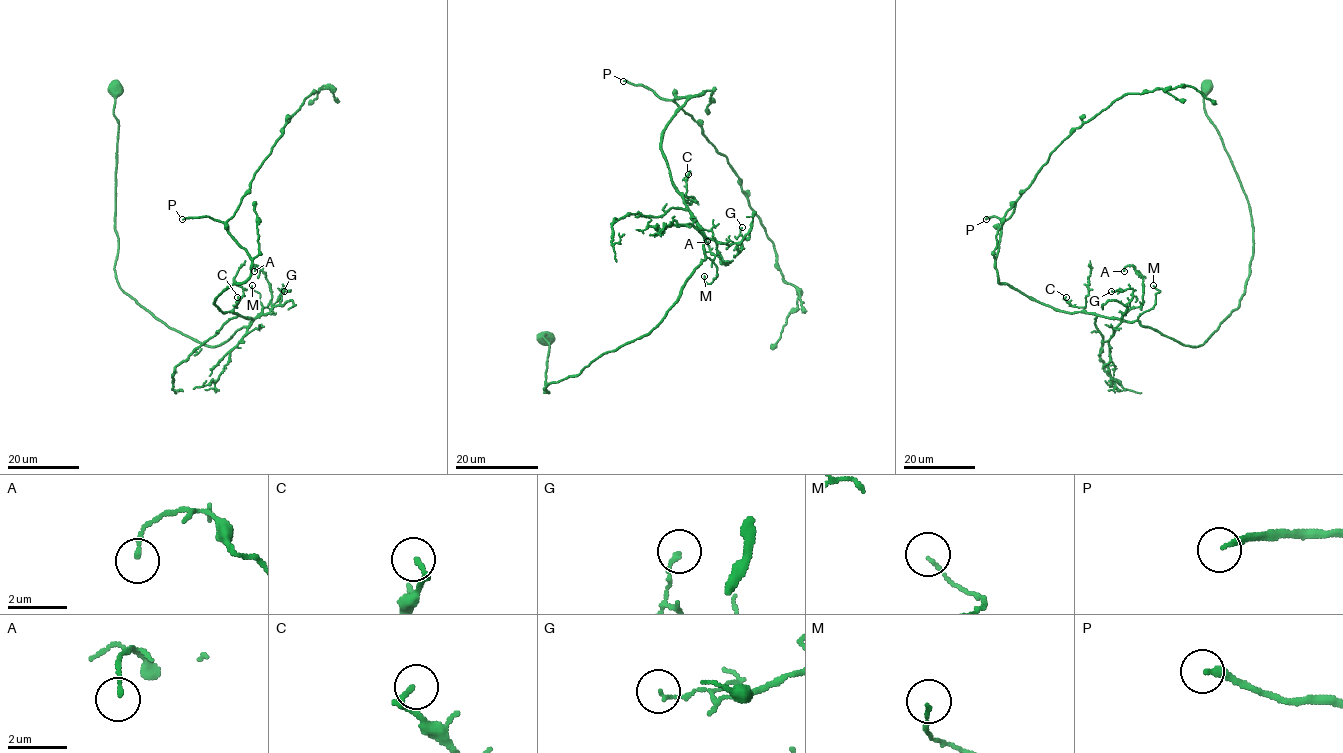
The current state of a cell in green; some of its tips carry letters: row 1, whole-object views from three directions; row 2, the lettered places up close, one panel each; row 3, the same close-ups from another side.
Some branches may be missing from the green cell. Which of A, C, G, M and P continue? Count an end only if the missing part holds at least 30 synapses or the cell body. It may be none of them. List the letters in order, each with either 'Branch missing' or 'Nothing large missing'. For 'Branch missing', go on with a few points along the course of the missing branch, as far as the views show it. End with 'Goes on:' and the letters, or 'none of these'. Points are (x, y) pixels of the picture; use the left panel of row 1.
A: Nothing large missing
C: Nothing large missing
G: Nothing large missing
M: Nothing large missing
P: Branch missing
Goes on: P

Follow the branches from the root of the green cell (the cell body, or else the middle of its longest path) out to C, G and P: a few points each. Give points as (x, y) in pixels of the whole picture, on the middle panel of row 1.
C: (546, 338), (549, 392), (550, 384), (577, 375), (659, 323), (705, 258), (702, 228), (682, 196), (688, 174)
G: (546, 338), (549, 392), (550, 384), (649, 333), (705, 258), (703, 242), (735, 244), (739, 252), (742, 227)
P: (546, 338), (549, 392), (649, 333), (705, 258), (661, 148), (671, 117), (704, 91), (665, 99), (623, 81)

